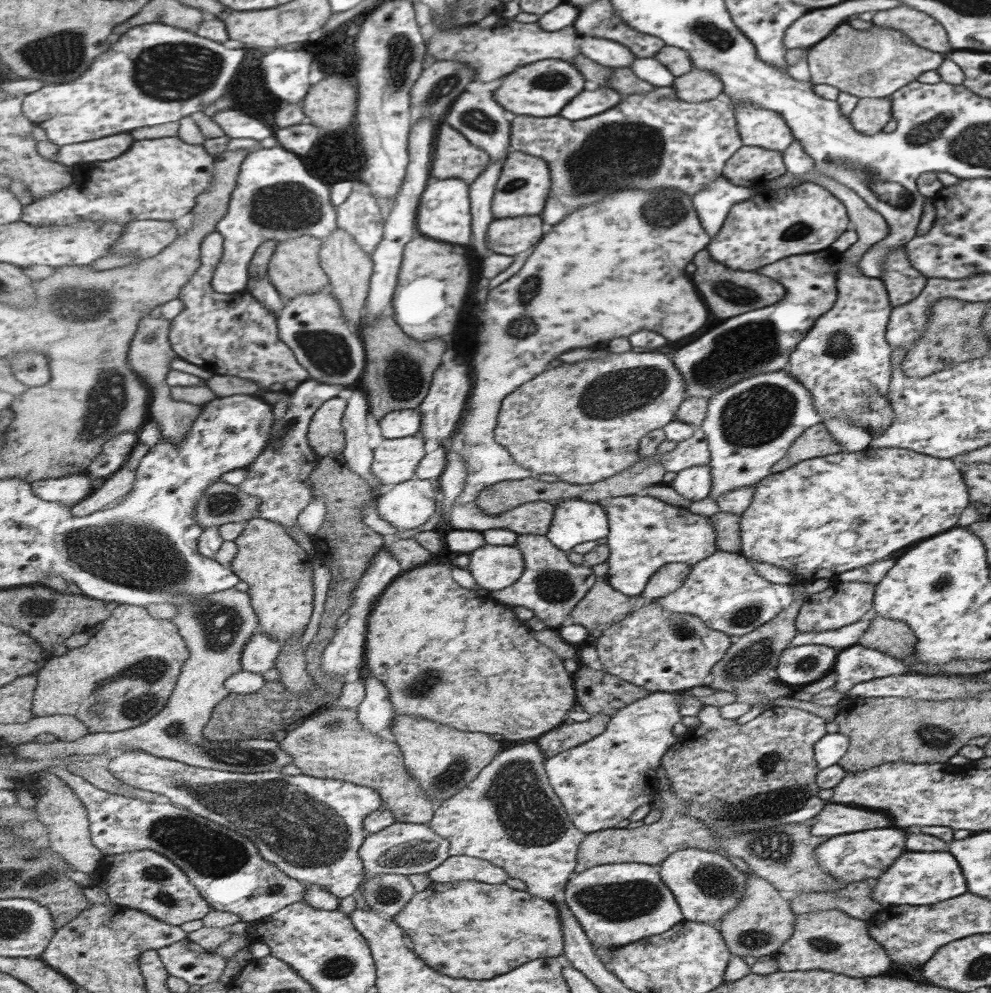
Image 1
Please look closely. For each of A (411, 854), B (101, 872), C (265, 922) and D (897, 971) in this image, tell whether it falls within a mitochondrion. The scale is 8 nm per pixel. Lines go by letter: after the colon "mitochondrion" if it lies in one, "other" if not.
A: mitochondrion
B: other
C: other
D: other

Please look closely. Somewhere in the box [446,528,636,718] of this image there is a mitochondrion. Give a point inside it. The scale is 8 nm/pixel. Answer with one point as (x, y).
(552, 584)

